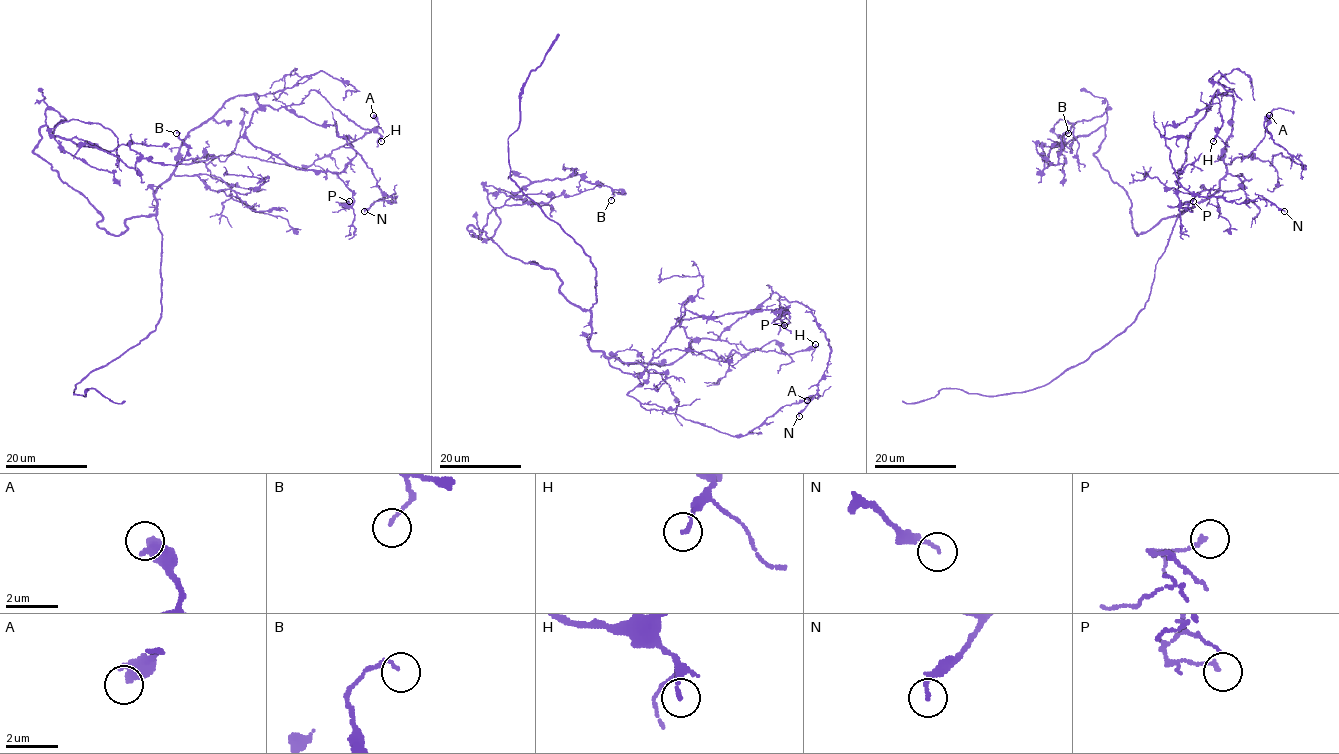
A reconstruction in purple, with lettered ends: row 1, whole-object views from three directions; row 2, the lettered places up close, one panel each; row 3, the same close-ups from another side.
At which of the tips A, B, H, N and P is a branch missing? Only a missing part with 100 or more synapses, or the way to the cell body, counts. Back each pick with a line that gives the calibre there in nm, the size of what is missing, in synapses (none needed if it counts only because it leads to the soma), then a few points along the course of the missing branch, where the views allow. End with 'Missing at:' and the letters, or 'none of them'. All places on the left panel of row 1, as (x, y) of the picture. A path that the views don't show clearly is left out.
Missing at: none of them

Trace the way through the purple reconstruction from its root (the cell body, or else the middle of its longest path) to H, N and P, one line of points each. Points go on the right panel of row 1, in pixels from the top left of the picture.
H: (1201, 200), (1219, 188), (1226, 173), (1233, 98), (1217, 95), (1208, 109), (1218, 90), (1223, 123), (1213, 141)
N: (1201, 200), (1226, 173), (1233, 98), (1224, 95), (1165, 127), (1178, 182), (1201, 197), (1268, 199), (1284, 211)
P: (1201, 200), (1219, 188), (1226, 173), (1231, 96), (1217, 95), (1189, 137), (1177, 184), (1179, 204), (1193, 201)

